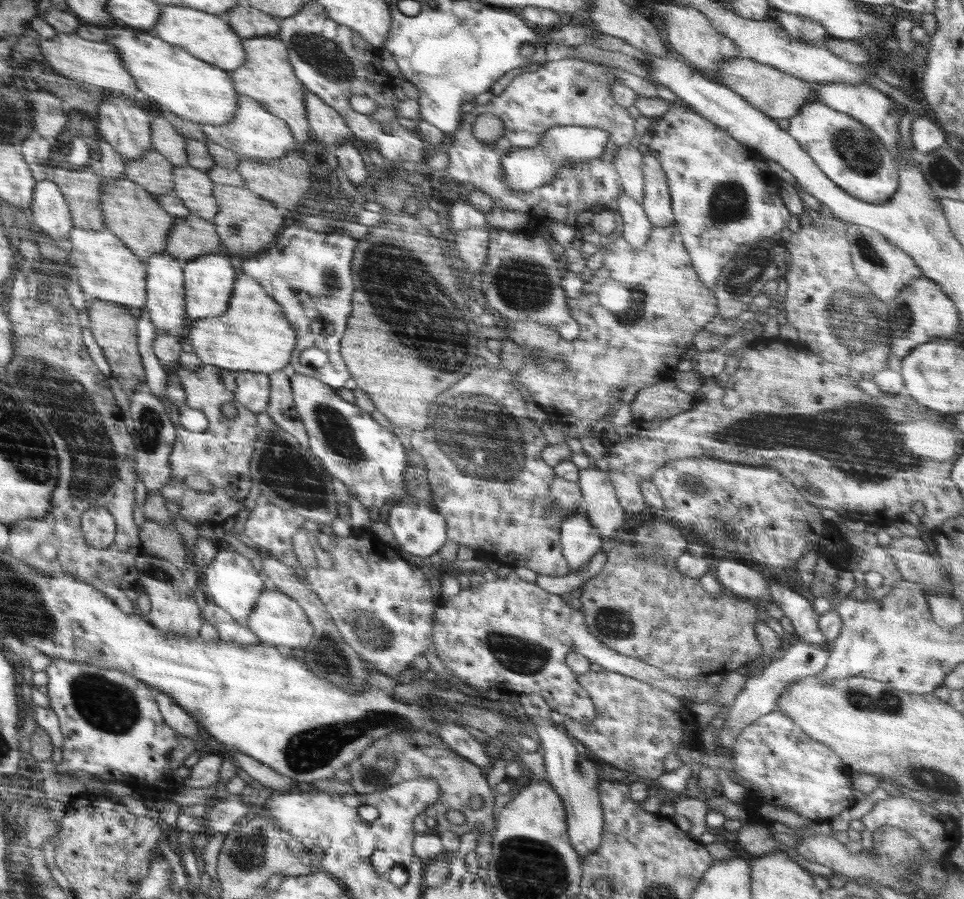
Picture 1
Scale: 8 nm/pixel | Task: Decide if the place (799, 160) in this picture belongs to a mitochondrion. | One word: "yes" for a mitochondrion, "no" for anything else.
no

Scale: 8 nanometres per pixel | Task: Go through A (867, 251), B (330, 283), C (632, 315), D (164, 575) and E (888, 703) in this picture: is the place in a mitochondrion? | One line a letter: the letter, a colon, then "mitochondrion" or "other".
A: mitochondrion
B: mitochondrion
C: mitochondrion
D: mitochondrion
E: mitochondrion

